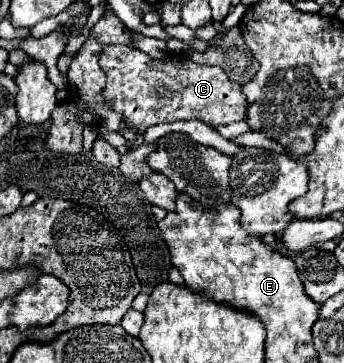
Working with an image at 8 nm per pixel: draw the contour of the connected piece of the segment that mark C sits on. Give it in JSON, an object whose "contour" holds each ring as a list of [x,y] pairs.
{"contour":[[[107,45],[107,49],[99,55],[99,65],[107,75],[107,87],[103,89],[105,101],[111,101],[113,109],[125,115],[125,123],[141,133],[151,125],[173,123],[179,119],[199,119],[207,125],[227,125],[247,117],[249,103],[241,85],[231,81],[223,69],[197,65],[185,55],[167,55],[157,61],[139,49]]]}

